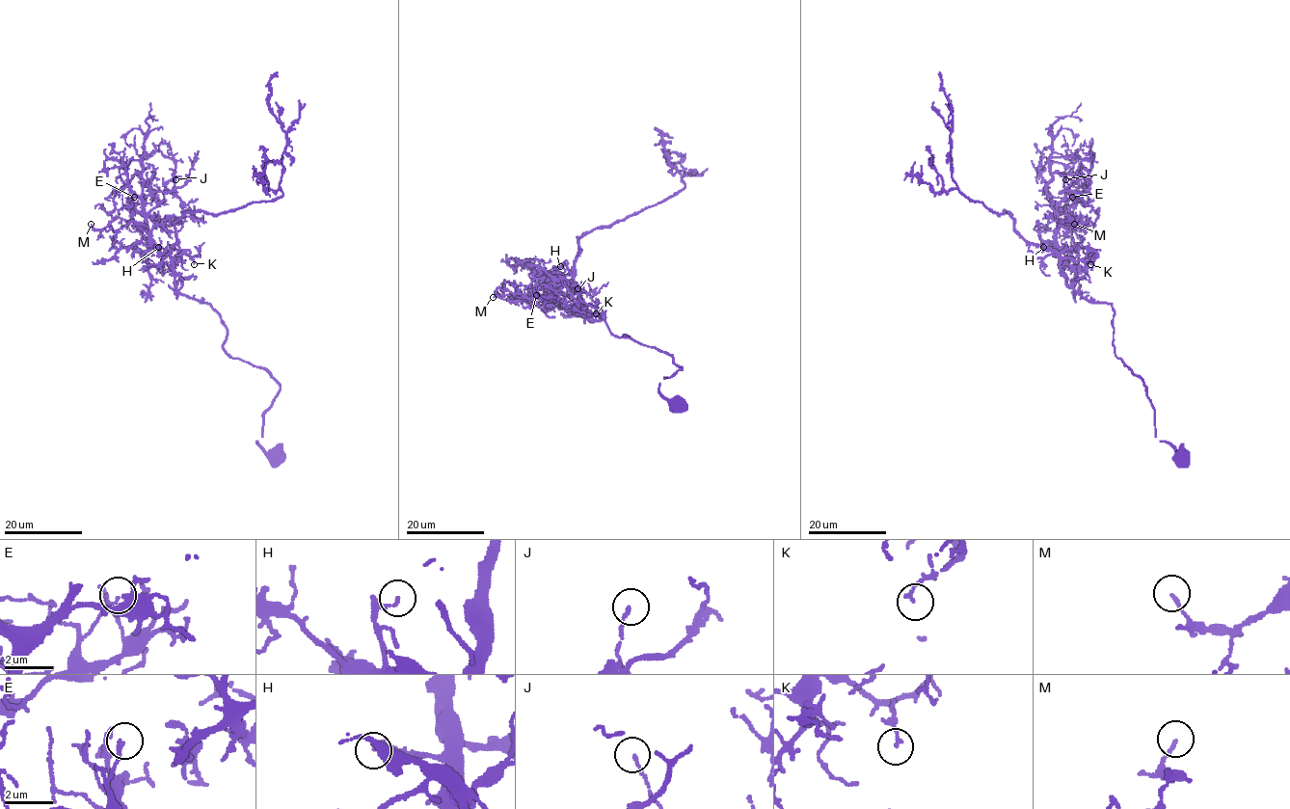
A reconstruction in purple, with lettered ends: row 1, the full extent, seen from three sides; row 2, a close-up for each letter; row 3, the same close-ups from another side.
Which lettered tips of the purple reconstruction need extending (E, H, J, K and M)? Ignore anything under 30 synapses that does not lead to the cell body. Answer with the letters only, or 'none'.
H

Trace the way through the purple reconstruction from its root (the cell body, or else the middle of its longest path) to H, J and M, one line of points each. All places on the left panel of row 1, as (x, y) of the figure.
H: (276, 456), (256, 442), (280, 385), (265, 369), (226, 352), (221, 315), (176, 290), (172, 259), (158, 247)
J: (276, 456), (256, 442), (280, 385), (226, 352), (221, 315), (176, 290), (147, 229), (143, 200), (175, 179)
M: (276, 456), (256, 442), (280, 385), (226, 352), (221, 315), (176, 290), (172, 259), (142, 214), (91, 224)

